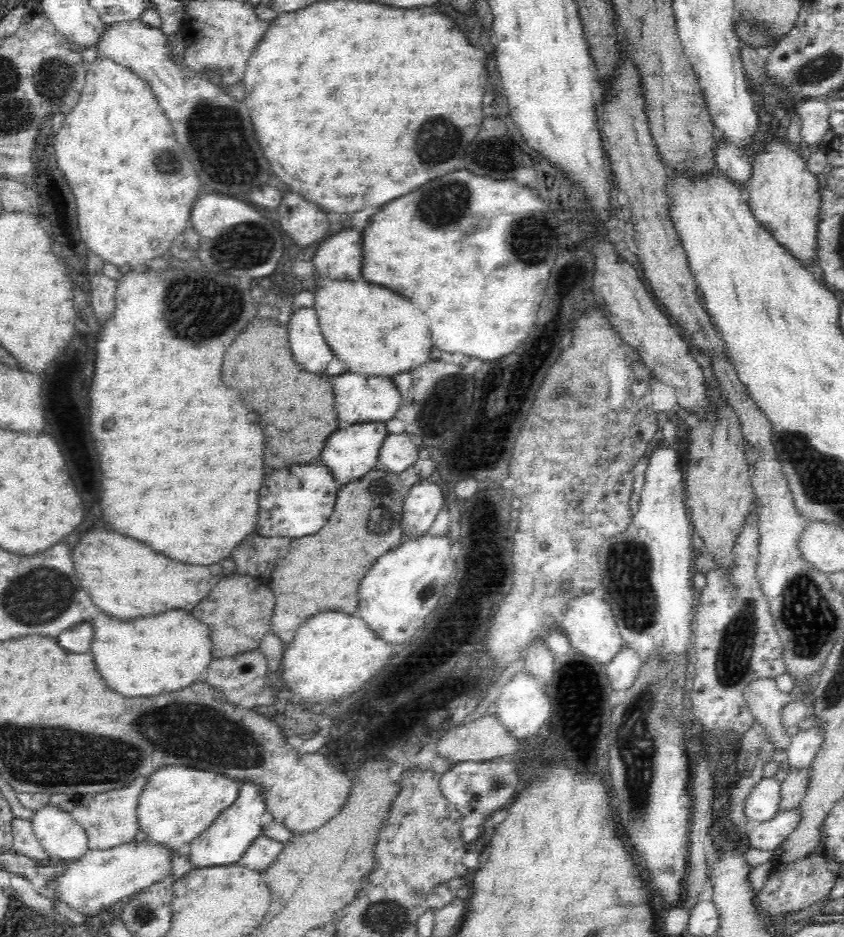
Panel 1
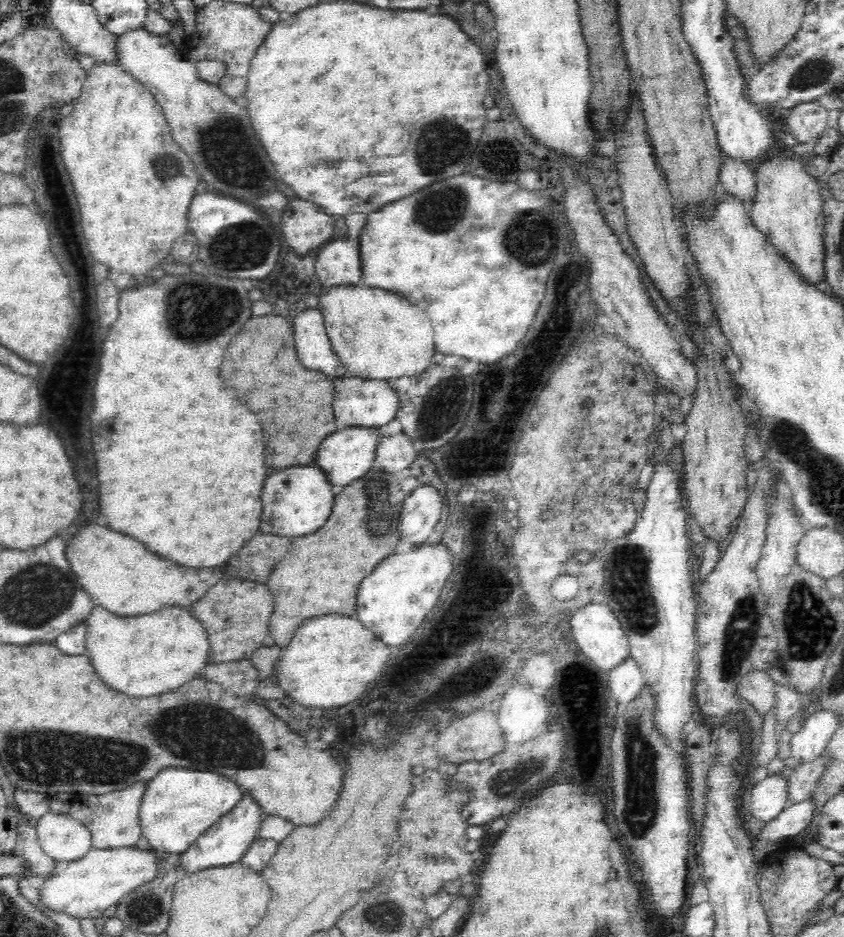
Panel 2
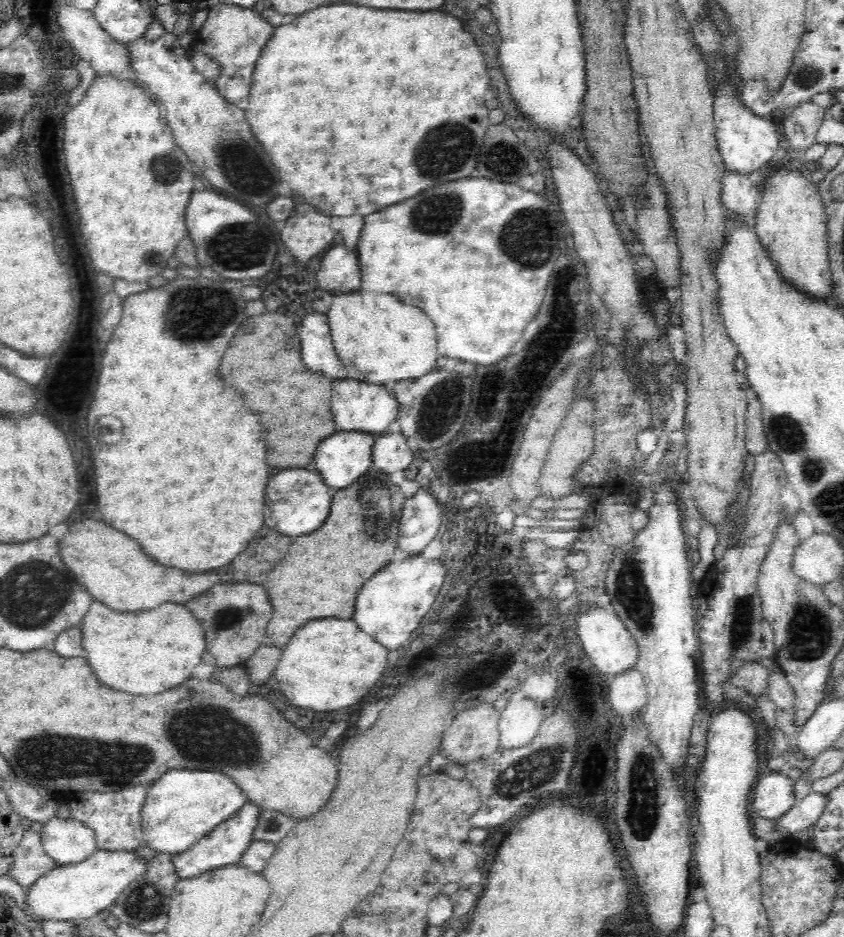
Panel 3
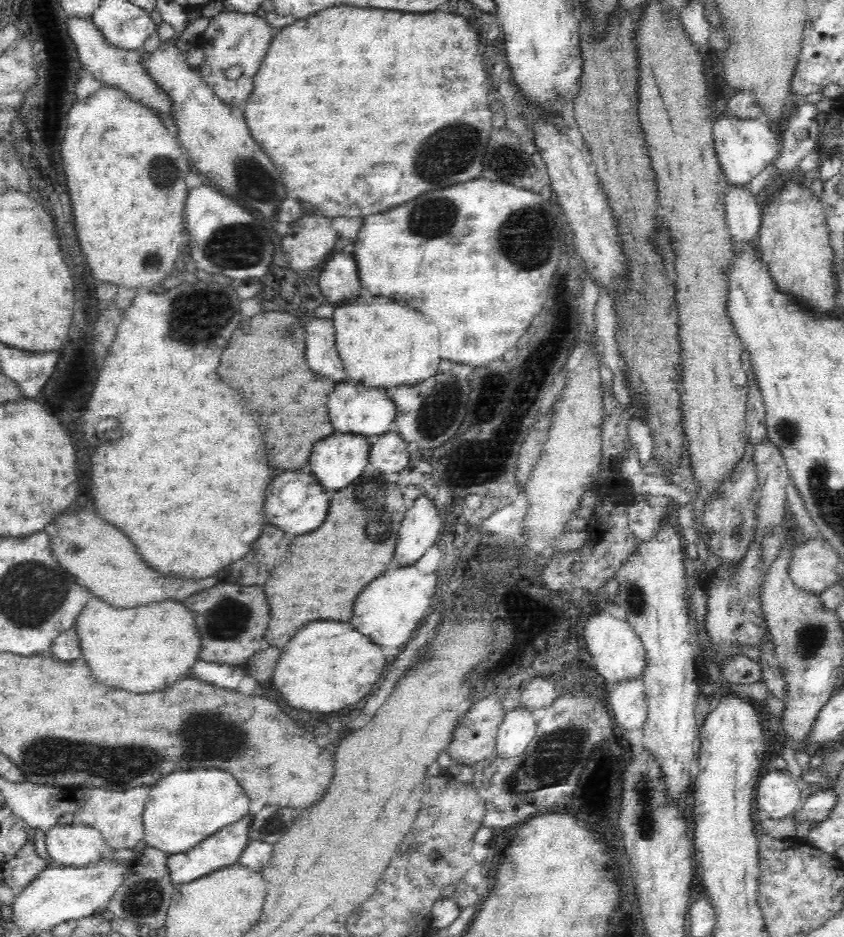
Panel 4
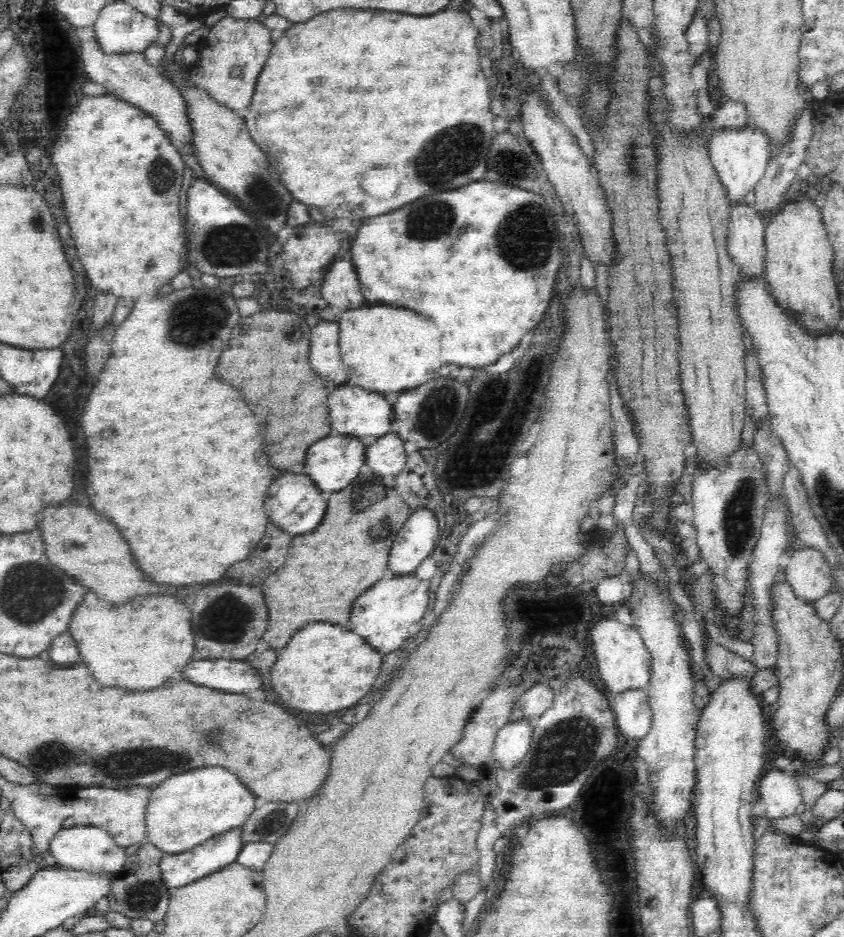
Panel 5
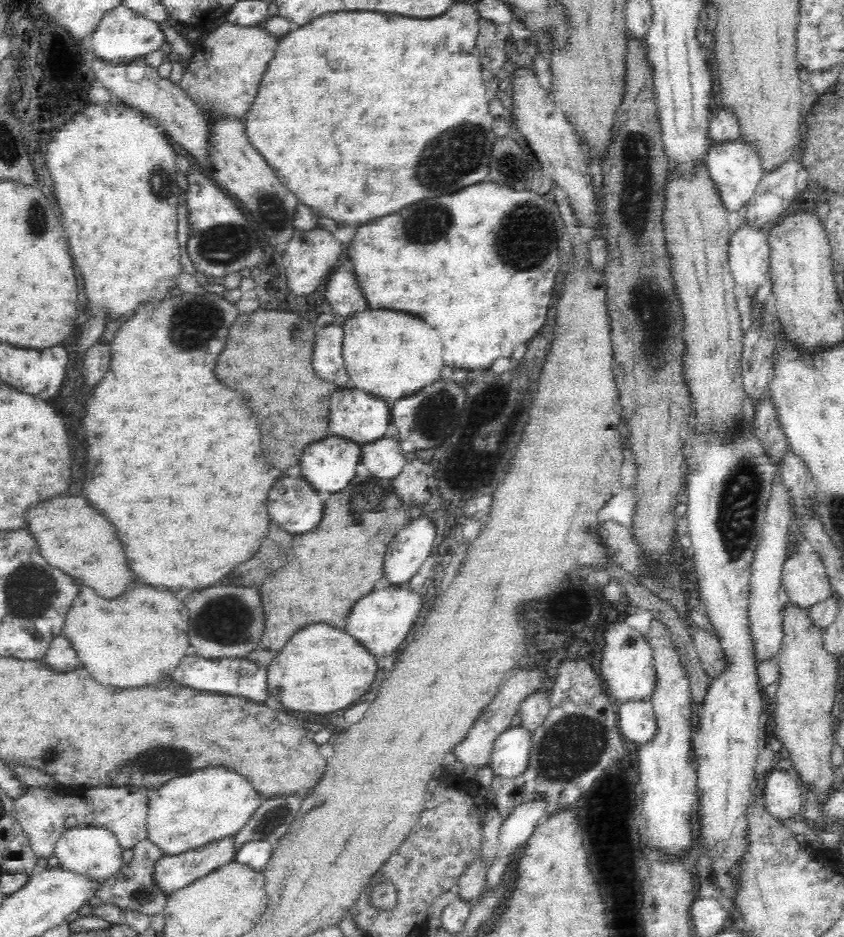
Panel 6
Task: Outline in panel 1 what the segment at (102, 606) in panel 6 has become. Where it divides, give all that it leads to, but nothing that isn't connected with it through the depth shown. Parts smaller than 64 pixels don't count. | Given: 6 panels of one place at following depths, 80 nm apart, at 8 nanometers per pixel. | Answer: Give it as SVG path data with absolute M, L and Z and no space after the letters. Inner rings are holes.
M168 610L130 622L122 622L100 611L90 623L92 644L88 654L94 660L96 670L112 690L128 698L184 688L184 684L203 679L206 668L213 662L209 629L184 610Z

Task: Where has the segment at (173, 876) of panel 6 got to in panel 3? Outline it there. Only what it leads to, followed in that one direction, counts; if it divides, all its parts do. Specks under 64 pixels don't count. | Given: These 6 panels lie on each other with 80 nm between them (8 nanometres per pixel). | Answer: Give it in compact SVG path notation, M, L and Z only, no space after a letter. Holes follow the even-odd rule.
M246 802L232 818L222 824L218 824L212 832L208 832L204 838L197 840L186 851L171 857L171 863L178 880L188 880L194 876L200 876L226 865L238 863L248 845L253 841L253 832L258 822L260 812Z

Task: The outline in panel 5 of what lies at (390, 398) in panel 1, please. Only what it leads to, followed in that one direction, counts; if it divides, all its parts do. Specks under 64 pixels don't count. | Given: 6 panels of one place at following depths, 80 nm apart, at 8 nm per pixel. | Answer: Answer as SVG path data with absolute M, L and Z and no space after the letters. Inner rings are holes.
M346 384L338 390L334 390L328 396L328 408L330 408L330 426L332 426L332 430L361 441L369 442L380 438L388 434L394 425L392 421L392 403L376 392L370 392L360 387Z

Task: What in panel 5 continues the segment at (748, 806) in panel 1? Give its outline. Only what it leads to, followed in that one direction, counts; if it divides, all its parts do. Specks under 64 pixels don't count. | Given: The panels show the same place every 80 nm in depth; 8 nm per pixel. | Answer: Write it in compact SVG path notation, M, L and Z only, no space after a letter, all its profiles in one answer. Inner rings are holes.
M773 768L758 781L757 790L766 807L766 816L772 820L797 814L804 804L798 780L790 771Z

